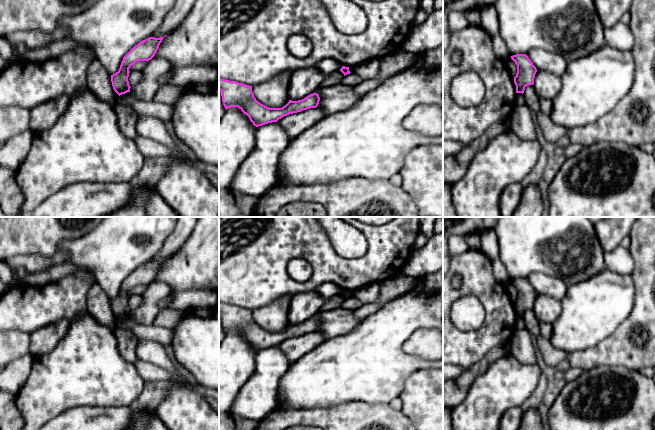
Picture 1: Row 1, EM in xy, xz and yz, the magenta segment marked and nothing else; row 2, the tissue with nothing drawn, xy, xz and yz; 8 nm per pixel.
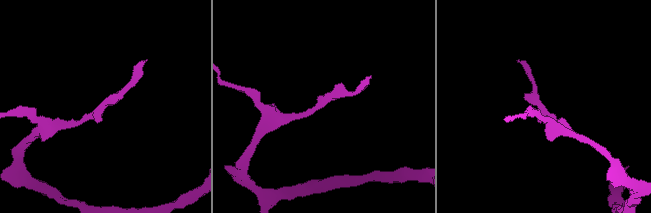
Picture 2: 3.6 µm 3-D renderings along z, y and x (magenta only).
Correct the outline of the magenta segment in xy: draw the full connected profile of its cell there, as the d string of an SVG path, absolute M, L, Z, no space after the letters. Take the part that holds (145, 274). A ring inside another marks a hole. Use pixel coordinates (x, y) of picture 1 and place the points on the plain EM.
M149 261L137 269L135 269L124 281L121 286L119 294L111 299L111 306L114 315L120 320L130 316L130 309L128 305L129 292L138 285L151 284L162 266L164 261L155 262Z

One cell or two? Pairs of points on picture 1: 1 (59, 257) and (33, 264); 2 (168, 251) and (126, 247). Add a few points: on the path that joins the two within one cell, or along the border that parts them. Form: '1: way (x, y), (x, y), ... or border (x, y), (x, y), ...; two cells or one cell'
1: way (53, 261), (39, 263); one cell
2: border (173, 230), (166, 238), (161, 249), (150, 260); two cells

